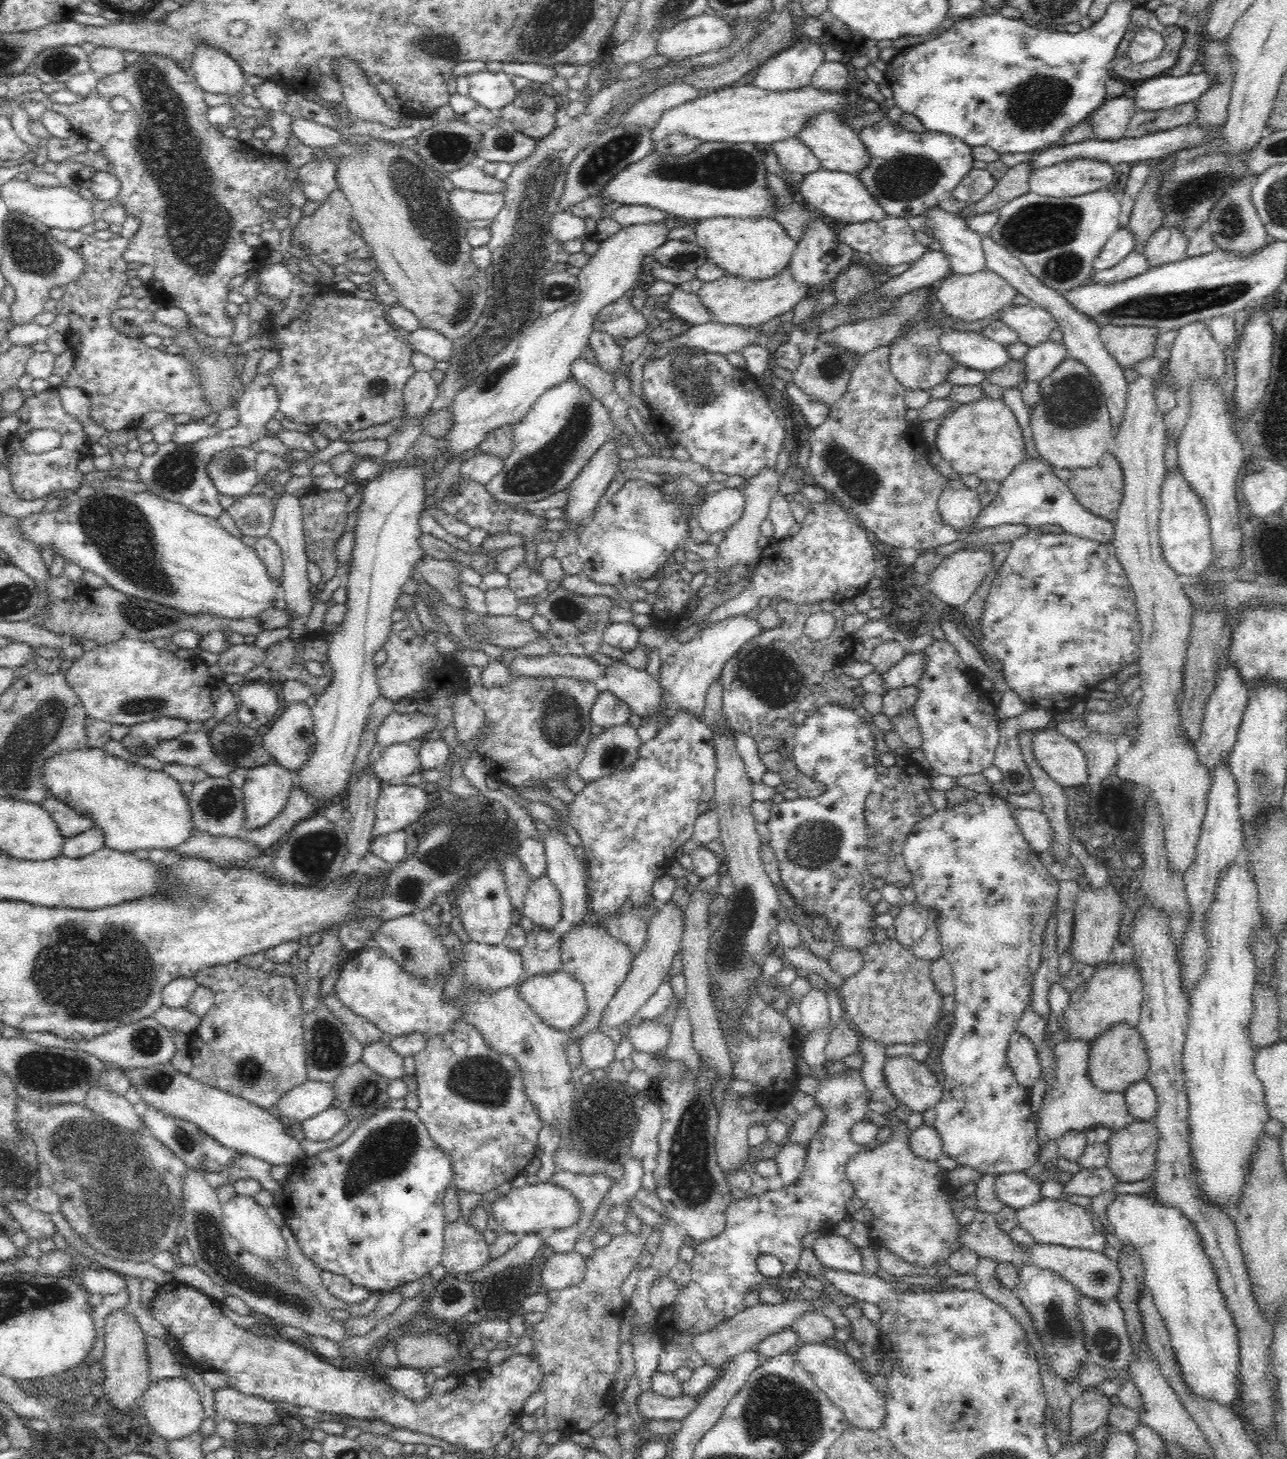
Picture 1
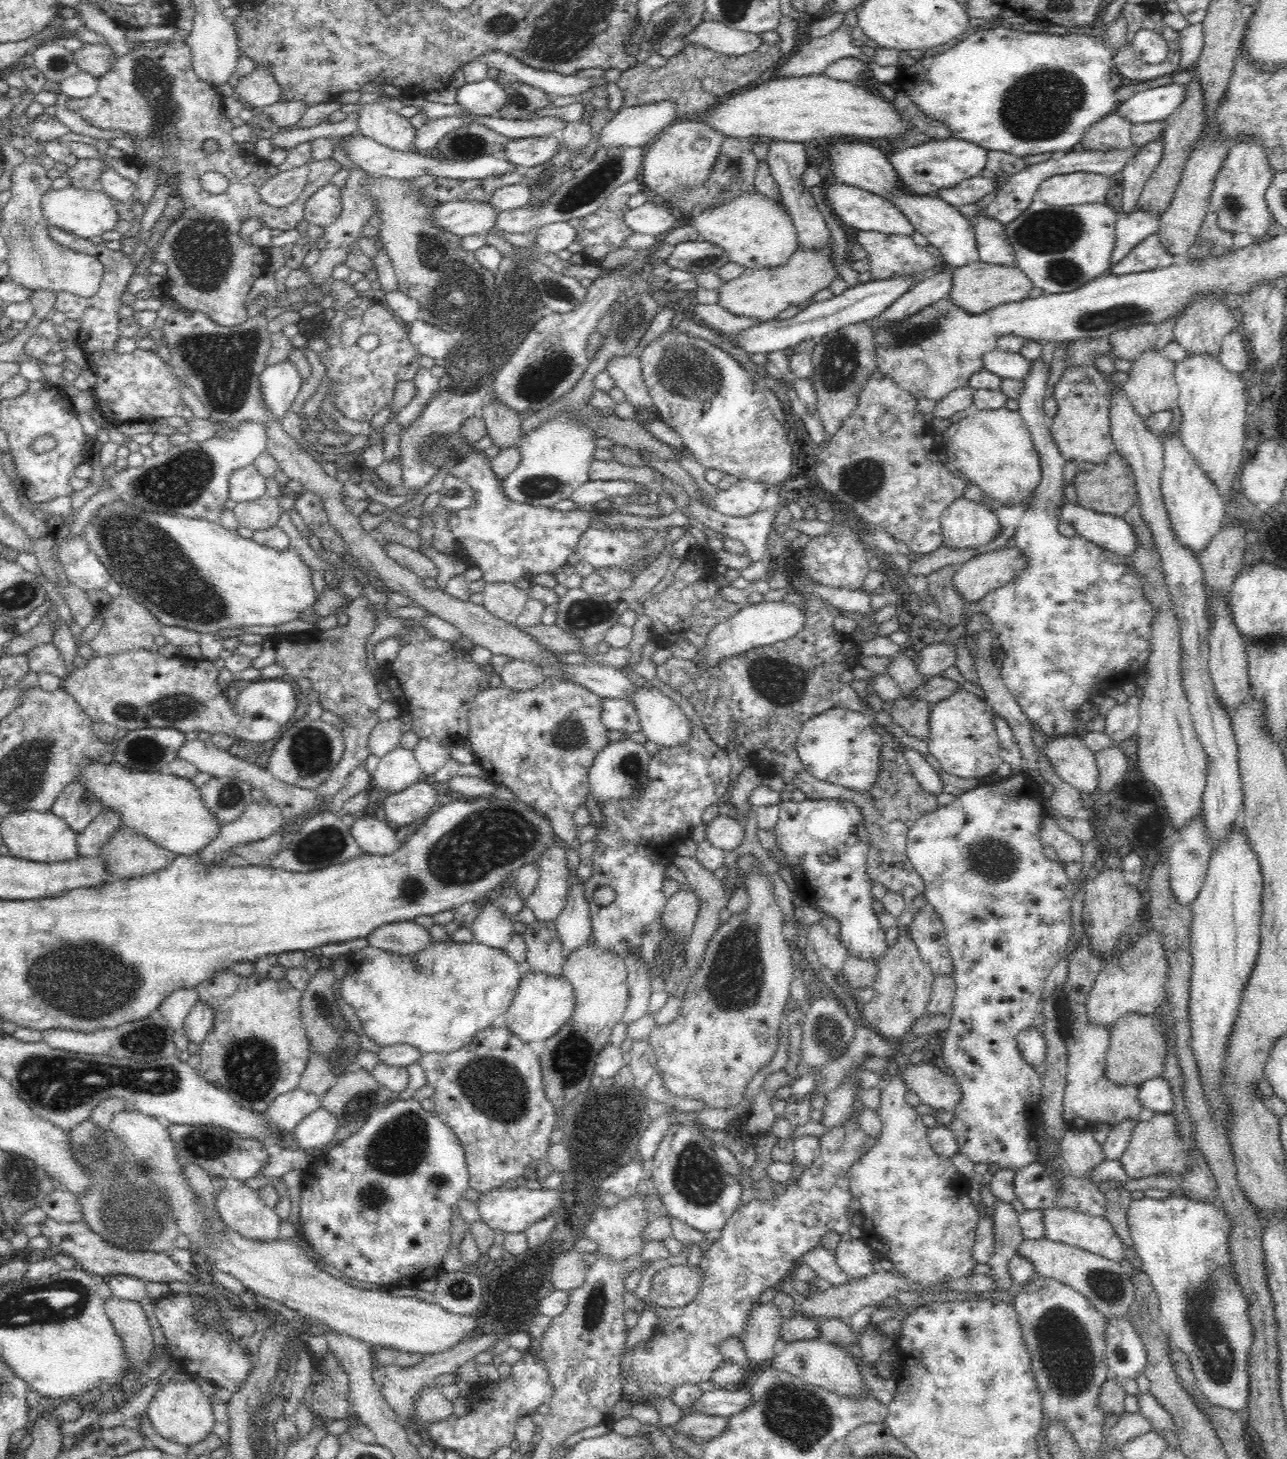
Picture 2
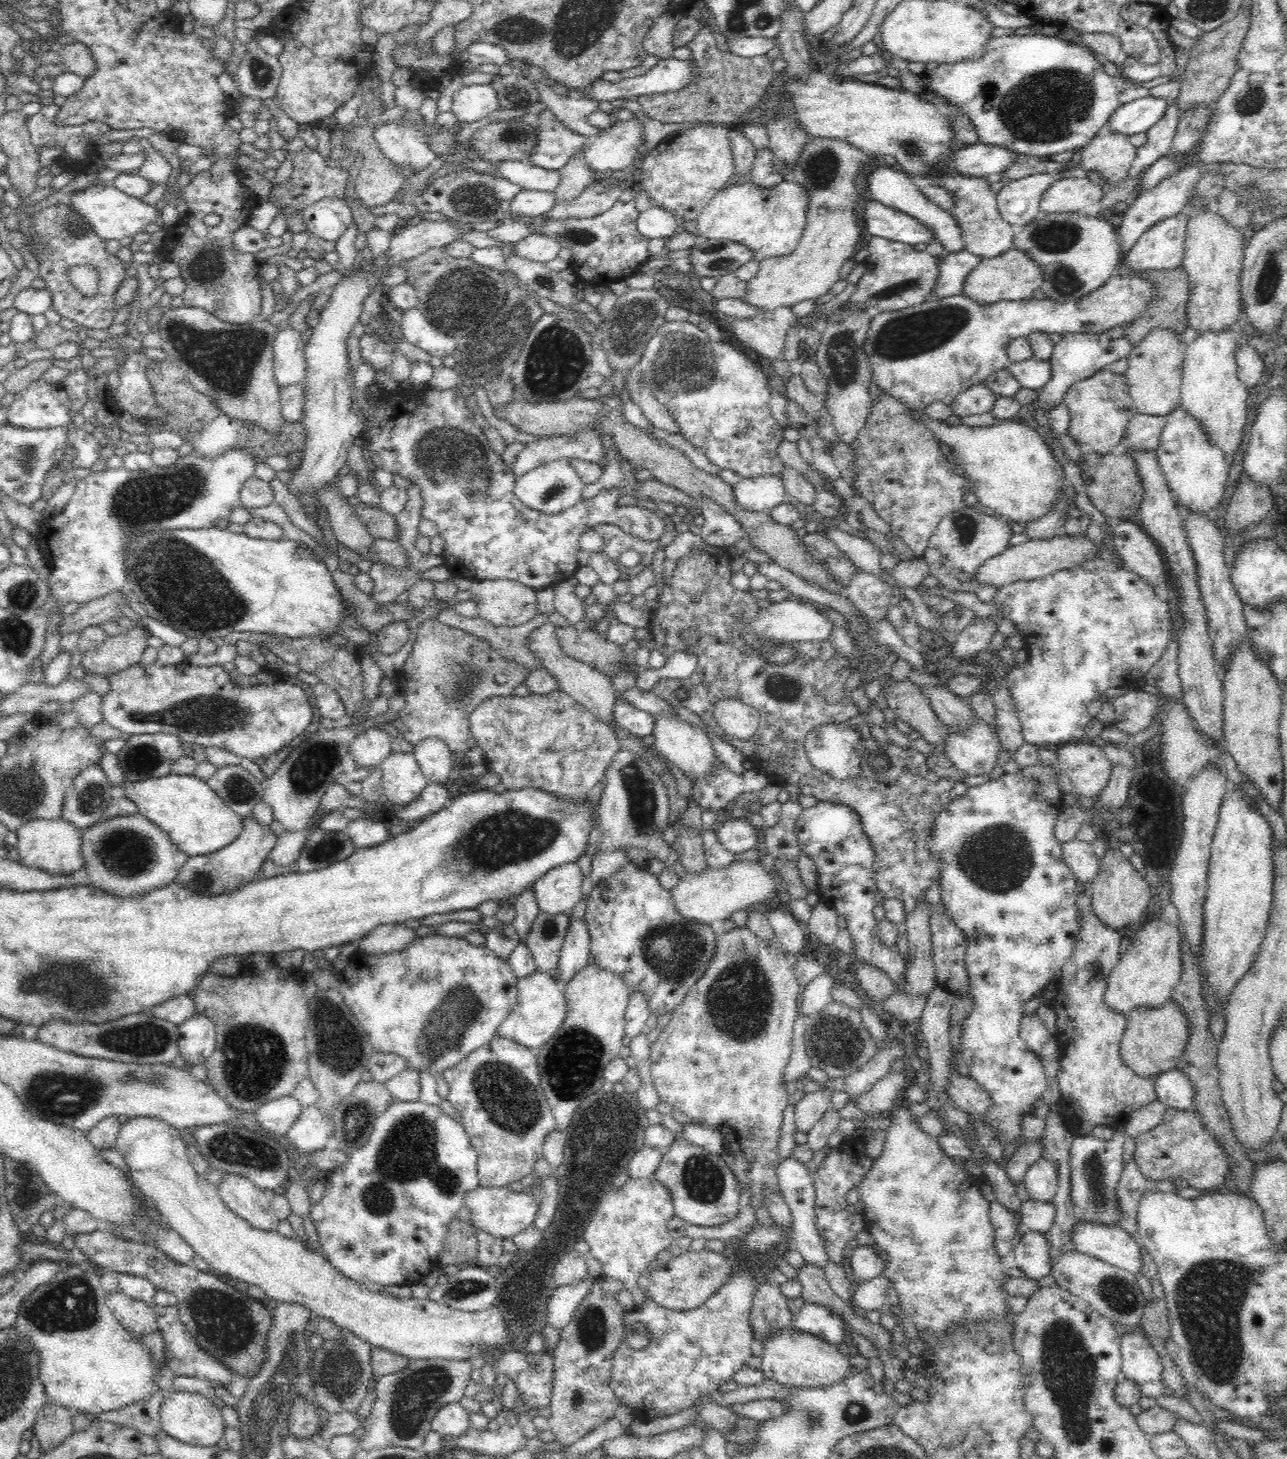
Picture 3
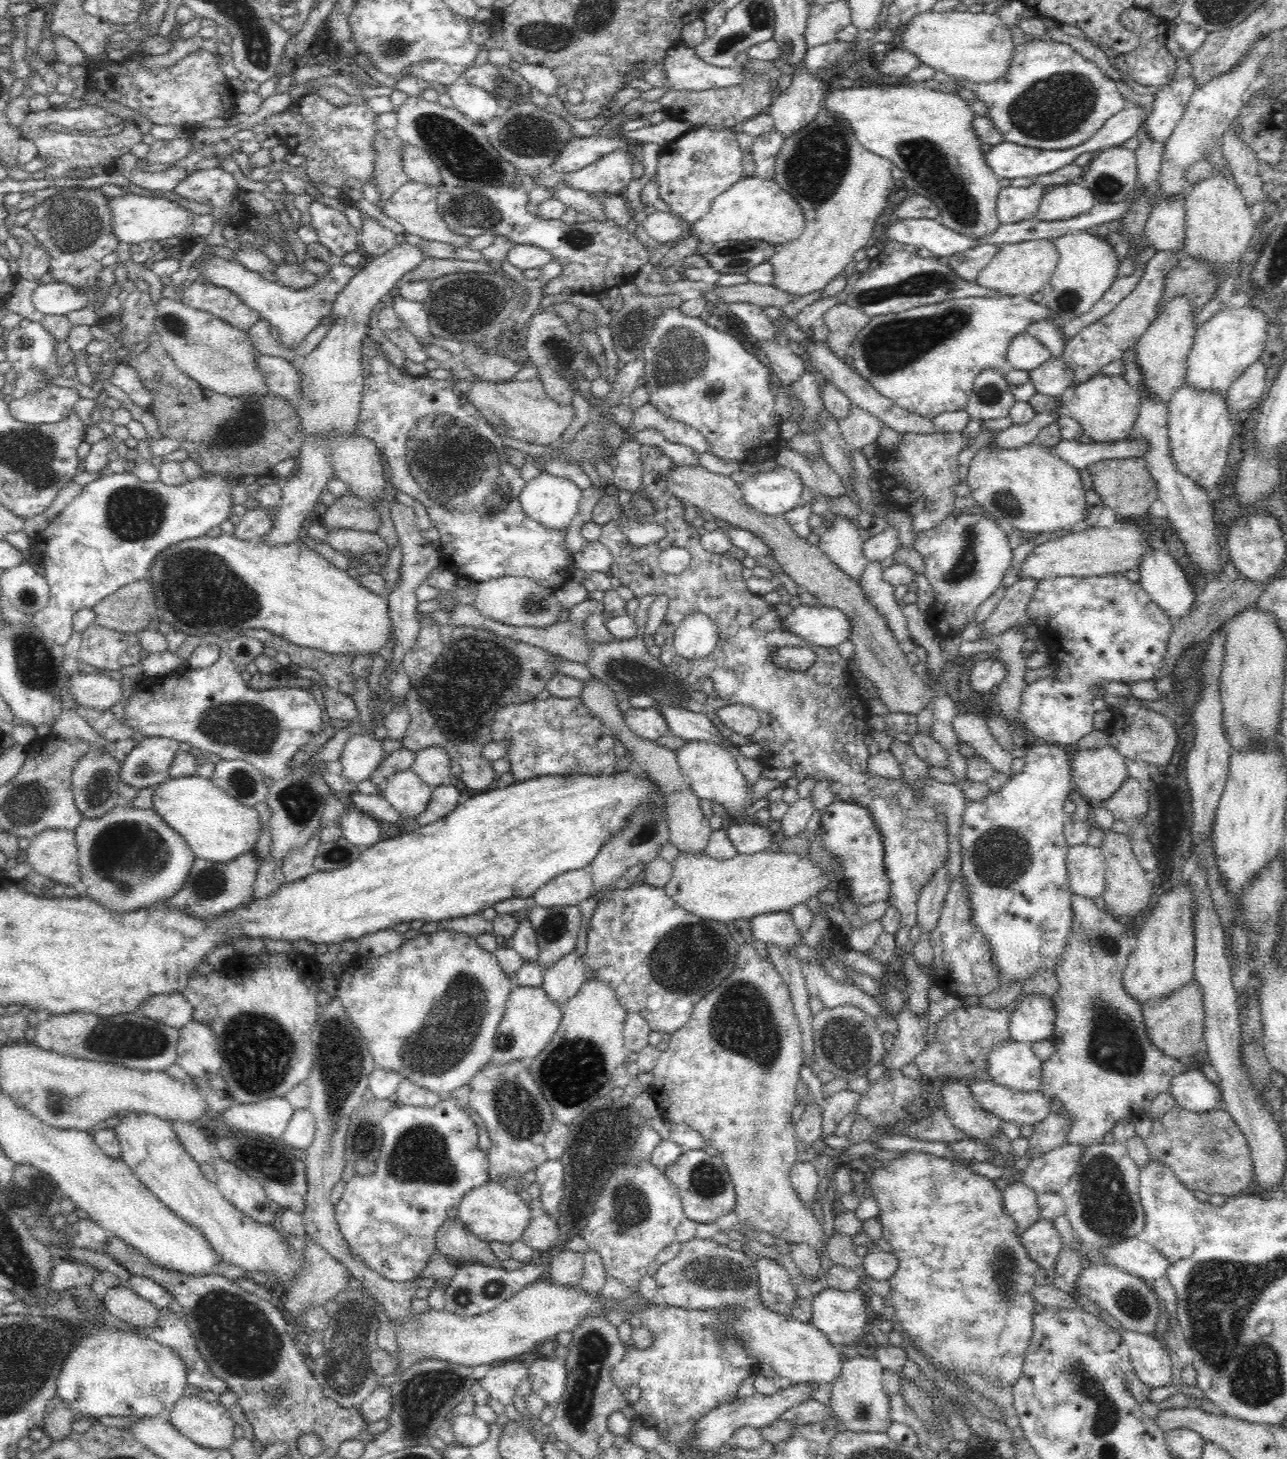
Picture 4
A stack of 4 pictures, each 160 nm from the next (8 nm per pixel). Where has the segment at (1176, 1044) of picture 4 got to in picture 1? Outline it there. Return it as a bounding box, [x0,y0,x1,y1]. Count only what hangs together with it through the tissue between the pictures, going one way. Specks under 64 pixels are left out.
[1088,1023,1150,1093]

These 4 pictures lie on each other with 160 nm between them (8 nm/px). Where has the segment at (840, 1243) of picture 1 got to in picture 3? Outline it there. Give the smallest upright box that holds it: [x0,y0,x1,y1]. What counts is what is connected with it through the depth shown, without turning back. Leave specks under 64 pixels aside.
[850,1245,887,1284]

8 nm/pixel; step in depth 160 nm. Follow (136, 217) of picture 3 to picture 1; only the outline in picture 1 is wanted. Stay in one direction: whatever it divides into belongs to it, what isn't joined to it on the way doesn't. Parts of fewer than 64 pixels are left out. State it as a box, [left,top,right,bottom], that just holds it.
[2,180,100,231]

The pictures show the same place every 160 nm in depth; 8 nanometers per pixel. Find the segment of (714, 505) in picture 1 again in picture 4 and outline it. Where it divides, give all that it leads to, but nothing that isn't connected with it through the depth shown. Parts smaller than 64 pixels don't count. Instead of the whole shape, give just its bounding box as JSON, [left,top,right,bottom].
[741,465,804,516]

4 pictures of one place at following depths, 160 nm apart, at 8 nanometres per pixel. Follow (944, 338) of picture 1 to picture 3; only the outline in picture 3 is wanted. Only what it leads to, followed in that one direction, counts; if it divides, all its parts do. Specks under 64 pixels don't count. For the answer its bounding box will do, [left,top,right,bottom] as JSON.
[1007,357,1051,392]

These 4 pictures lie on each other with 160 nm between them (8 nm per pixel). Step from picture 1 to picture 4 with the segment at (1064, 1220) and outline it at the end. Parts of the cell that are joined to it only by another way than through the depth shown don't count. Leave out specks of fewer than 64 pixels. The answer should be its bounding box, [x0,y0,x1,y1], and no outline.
[1101,1237,1170,1282]

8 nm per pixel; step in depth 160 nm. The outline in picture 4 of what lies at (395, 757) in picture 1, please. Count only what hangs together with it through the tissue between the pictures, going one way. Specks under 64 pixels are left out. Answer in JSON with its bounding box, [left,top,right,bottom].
[382,769,433,818]

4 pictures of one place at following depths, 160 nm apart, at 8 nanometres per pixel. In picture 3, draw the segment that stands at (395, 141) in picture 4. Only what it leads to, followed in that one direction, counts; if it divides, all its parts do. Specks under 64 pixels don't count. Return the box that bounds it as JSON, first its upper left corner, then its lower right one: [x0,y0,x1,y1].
[344,126,408,207]

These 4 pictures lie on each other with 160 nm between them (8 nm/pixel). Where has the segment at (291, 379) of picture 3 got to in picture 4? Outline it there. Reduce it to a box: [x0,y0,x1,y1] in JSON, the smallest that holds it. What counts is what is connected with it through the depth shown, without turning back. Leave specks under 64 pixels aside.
[191,257,363,344]

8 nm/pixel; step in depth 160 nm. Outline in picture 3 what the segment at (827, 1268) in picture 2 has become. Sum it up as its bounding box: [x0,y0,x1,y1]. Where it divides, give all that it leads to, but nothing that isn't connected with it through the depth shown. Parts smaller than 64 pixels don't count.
[777,1157,829,1266]

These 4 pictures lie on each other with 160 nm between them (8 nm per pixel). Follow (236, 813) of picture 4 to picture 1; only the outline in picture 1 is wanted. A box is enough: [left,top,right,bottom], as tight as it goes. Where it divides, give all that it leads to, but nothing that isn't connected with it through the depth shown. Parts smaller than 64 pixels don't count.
[43,748,198,852]

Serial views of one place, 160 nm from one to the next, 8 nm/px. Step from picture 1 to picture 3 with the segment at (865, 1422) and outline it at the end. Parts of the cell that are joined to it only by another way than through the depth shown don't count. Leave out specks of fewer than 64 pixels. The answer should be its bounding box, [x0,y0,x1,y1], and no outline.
[761,1324,852,1389]

